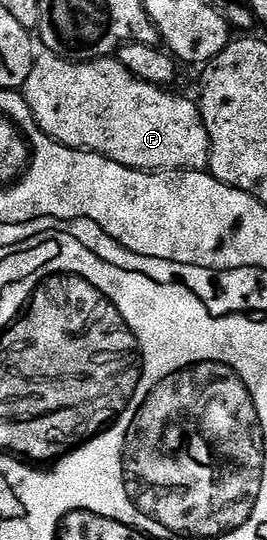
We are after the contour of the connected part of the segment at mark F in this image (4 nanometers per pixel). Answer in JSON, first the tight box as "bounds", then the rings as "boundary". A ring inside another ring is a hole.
{"bounds":[20,52,210,171],"boundary":[[[43,52],[37,58],[20,90],[34,116],[34,122],[53,141],[69,149],[98,153],[129,169],[169,171],[171,169],[205,170],[210,163],[210,140],[204,127],[202,110],[186,97],[173,97],[169,88],[141,81],[117,59],[101,61],[66,61],[54,53]]]}

